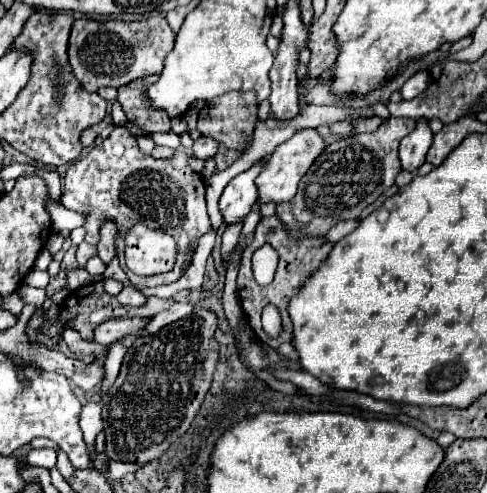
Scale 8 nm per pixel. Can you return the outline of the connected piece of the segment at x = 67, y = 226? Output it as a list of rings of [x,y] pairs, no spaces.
[[[49,199],[49,213],[51,213],[51,219],[53,219],[53,227],[59,229],[59,231],[73,231],[75,227],[81,227],[85,223],[85,215],[77,213],[77,211],[67,211],[61,207],[61,203],[53,203]]]

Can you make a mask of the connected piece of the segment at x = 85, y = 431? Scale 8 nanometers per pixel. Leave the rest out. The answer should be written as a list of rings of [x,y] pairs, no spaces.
[[[88,402],[82,407],[79,426],[87,447],[95,445],[97,433],[101,431],[102,406],[99,402]]]

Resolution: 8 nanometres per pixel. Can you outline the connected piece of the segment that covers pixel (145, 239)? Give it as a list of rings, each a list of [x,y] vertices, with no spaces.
[[[143,223],[127,229],[125,263],[135,275],[147,277],[167,273],[175,267],[175,257],[175,239],[161,229],[149,229]]]

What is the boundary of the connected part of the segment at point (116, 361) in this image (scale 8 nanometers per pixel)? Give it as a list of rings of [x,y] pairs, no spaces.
[[[117,341],[110,346],[109,355],[105,360],[106,376],[100,387],[100,396],[103,397],[105,393],[113,386],[117,375],[119,374],[123,358],[127,352],[127,347],[124,341]]]

